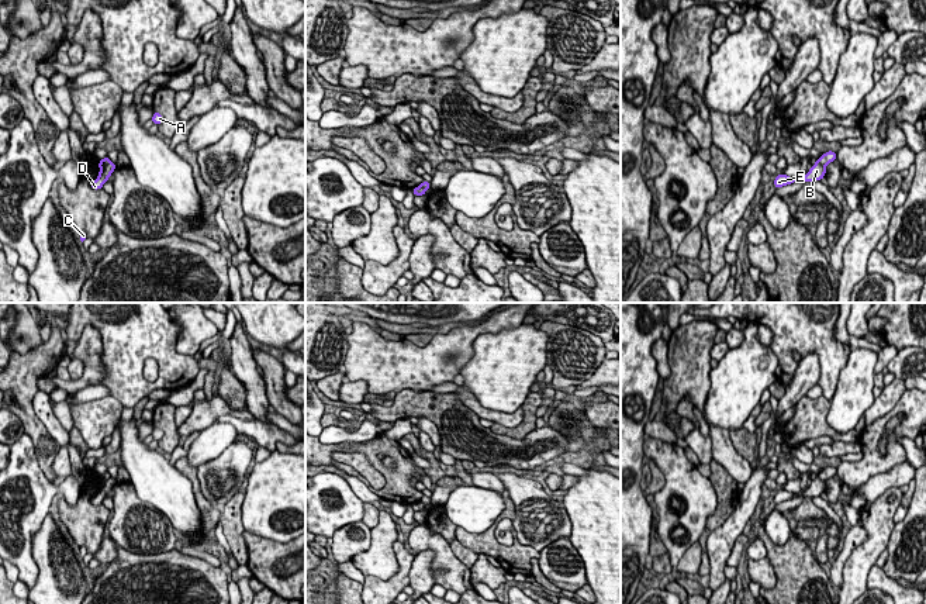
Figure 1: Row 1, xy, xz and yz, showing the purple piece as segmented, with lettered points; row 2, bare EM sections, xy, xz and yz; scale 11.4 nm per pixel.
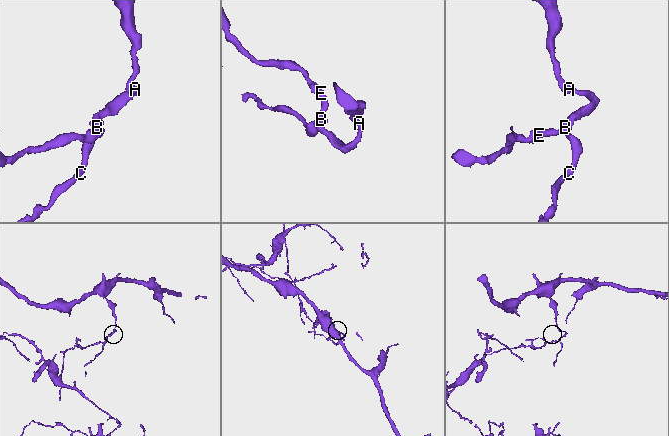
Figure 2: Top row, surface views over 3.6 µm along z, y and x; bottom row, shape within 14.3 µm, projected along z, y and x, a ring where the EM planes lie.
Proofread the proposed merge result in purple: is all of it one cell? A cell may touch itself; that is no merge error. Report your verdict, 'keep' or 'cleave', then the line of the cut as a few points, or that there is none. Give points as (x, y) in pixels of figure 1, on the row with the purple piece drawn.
cleave | yz (818, 159), (825, 168)

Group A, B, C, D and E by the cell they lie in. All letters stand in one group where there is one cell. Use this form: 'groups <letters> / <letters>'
groups A / B C D E

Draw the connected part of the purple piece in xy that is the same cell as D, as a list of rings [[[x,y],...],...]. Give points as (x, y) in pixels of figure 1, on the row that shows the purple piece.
[[[113,162],[106,165],[106,168],[99,172],[97,179],[90,184],[91,189],[93,190],[103,189],[103,184],[108,180],[108,177],[113,175],[115,168],[117,168],[117,165]]]

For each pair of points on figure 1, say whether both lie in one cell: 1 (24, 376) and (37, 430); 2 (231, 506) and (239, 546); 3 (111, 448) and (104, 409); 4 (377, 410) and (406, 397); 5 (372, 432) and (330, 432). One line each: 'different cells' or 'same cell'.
1: same cell
2: same cell
3: different cells
4: same cell
5: same cell

